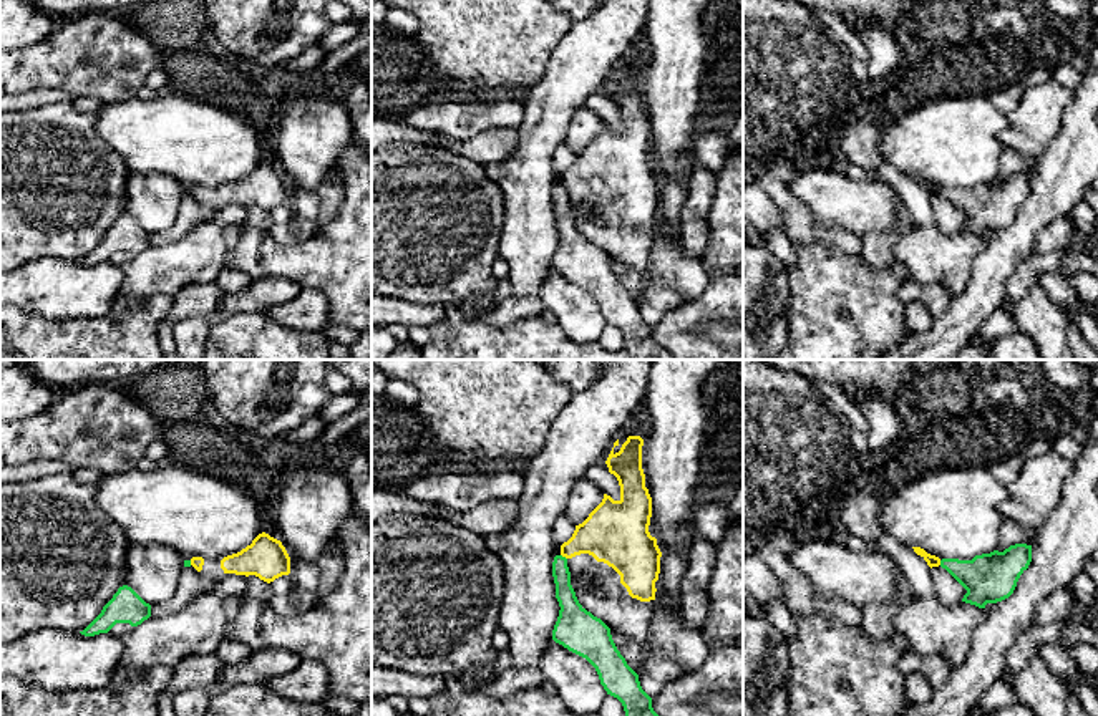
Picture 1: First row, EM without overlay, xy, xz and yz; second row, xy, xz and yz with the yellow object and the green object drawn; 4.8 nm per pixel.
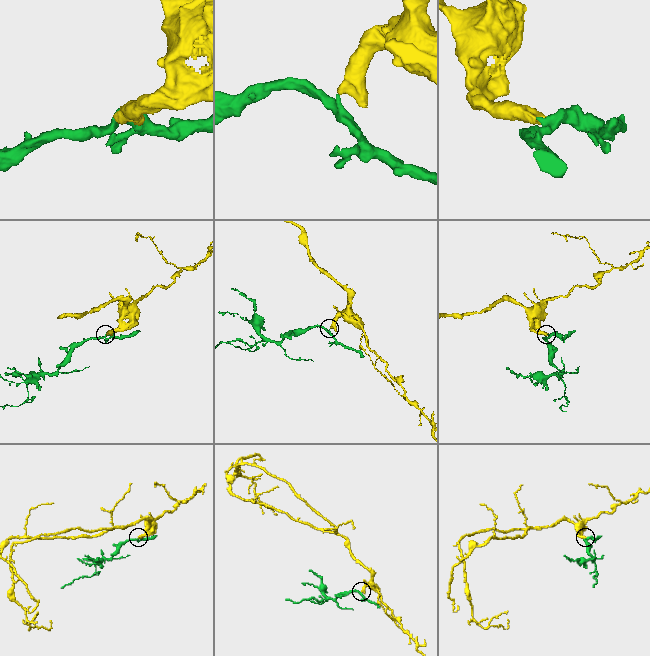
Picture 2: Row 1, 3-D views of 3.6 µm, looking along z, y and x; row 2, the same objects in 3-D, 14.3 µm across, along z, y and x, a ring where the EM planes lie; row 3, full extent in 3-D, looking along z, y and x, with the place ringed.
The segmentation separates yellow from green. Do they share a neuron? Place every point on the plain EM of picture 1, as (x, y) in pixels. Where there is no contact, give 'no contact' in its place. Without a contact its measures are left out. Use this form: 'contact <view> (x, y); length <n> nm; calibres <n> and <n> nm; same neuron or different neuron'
contact xz (564, 184); length 40 nm; calibres 280 and 100 nm; different neuron

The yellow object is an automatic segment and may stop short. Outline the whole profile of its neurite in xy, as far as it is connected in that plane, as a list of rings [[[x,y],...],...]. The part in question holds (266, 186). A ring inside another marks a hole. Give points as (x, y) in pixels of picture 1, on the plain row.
[[[259,162],[250,174],[221,189],[224,202],[255,204],[270,212],[290,202],[290,186],[280,169]]]

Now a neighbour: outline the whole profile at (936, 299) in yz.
[[[937,283],[924,287],[921,298],[927,305],[932,318],[942,315],[950,302],[950,295]]]

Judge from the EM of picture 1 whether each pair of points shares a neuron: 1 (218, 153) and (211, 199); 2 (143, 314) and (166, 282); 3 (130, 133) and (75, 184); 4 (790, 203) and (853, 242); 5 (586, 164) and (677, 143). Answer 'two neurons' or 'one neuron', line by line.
1: two neurons
2: two neurons
3: two neurons
4: one neuron
5: two neurons

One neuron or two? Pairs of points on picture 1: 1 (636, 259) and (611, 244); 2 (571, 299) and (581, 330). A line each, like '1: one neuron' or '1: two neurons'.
1: one neuron
2: one neuron

